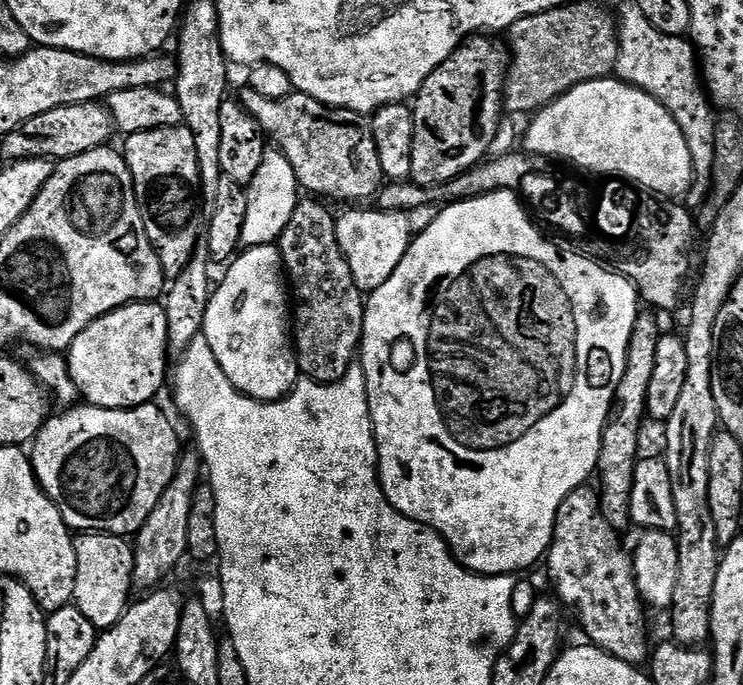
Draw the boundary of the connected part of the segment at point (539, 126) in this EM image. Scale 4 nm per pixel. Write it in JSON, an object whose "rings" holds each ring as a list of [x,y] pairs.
{"rings":[[[605,78],[574,86],[565,96],[541,108],[531,120],[528,133],[522,136],[523,147],[531,155],[545,158],[553,156],[556,162],[580,160],[580,164],[605,168],[606,174],[614,174],[621,181],[637,180],[642,187],[648,188],[644,190],[665,198],[683,197],[692,185],[690,148],[686,146],[686,138],[682,138],[682,130],[678,130],[678,122],[670,118],[662,102],[621,80]]]}

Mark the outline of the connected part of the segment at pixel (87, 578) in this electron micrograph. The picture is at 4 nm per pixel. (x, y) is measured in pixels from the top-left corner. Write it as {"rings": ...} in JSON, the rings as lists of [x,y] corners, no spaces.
{"rings":[[[89,532],[75,541],[76,577],[72,599],[78,610],[94,622],[98,630],[113,628],[130,606],[128,595],[134,592],[132,582],[133,545],[123,536]]]}

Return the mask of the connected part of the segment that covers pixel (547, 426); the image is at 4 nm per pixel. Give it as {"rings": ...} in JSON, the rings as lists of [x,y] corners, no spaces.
{"rings":[[[505,190],[505,191],[503,191],[503,192],[487,192],[487,194],[486,194],[486,195],[484,195],[484,196],[473,196],[473,197],[471,197],[471,198],[469,198],[469,199],[467,199],[467,200],[457,200],[457,201],[455,201],[455,202],[452,202],[452,203],[449,203],[449,205],[450,205],[450,206],[449,206],[449,208],[446,208],[446,206],[444,206],[444,207],[441,207],[441,208],[440,208],[440,213],[439,213],[439,214],[438,214],[438,218],[434,218],[434,222],[430,222],[430,226],[426,226],[426,230],[422,230],[422,231],[421,231],[421,232],[418,232],[418,233],[415,233],[415,235],[413,235],[413,237],[412,237],[412,244],[411,244],[411,245],[410,245],[410,247],[408,247],[408,249],[407,249],[407,250],[406,250],[406,254],[405,254],[405,255],[404,255],[404,257],[403,257],[403,258],[402,258],[402,262],[398,262],[398,270],[394,270],[394,274],[390,274],[390,278],[386,278],[386,282],[385,282],[385,283],[384,283],[384,284],[383,284],[383,285],[382,285],[382,286],[378,286],[378,290],[374,290],[374,291],[373,291],[373,292],[372,292],[372,293],[371,293],[371,294],[370,294],[370,295],[369,295],[369,296],[368,296],[368,297],[367,297],[367,300],[366,300],[366,307],[365,307],[365,309],[364,309],[364,339],[363,339],[363,341],[362,341],[362,343],[361,343],[361,345],[360,345],[360,351],[359,351],[359,353],[358,353],[358,364],[359,364],[359,367],[361,367],[361,368],[363,368],[363,370],[364,370],[364,380],[365,380],[365,382],[366,382],[366,390],[367,390],[367,391],[368,391],[368,405],[369,405],[369,406],[370,406],[370,414],[371,414],[371,415],[372,415],[372,429],[373,429],[373,430],[374,430],[374,434],[375,434],[375,435],[376,435],[376,463],[377,463],[377,465],[378,465],[378,467],[379,467],[379,469],[380,469],[380,485],[381,485],[381,486],[383,486],[383,487],[384,487],[384,496],[385,496],[385,497],[386,497],[386,499],[387,499],[387,500],[388,500],[388,501],[389,501],[389,502],[390,502],[390,503],[392,503],[392,504],[393,504],[393,506],[395,506],[395,508],[396,508],[396,509],[397,509],[397,510],[399,510],[399,511],[400,511],[400,513],[402,513],[402,514],[403,514],[403,515],[404,515],[404,516],[405,516],[405,517],[406,517],[406,518],[410,518],[410,519],[411,519],[411,520],[413,520],[413,521],[414,521],[414,522],[418,522],[418,523],[419,523],[419,524],[424,524],[424,525],[426,525],[426,526],[427,526],[427,528],[433,528],[433,530],[434,530],[434,531],[435,531],[435,532],[436,532],[436,533],[438,533],[438,534],[439,534],[439,536],[440,536],[440,537],[441,537],[441,538],[442,538],[442,539],[444,539],[444,541],[446,541],[446,543],[448,543],[448,549],[449,549],[449,550],[450,550],[450,551],[451,551],[451,552],[452,552],[452,554],[453,554],[453,556],[455,556],[455,558],[456,558],[456,561],[457,561],[457,562],[459,562],[459,563],[460,563],[460,565],[462,565],[462,566],[463,566],[463,567],[464,567],[464,568],[468,568],[468,569],[470,569],[470,571],[472,571],[472,572],[477,572],[477,573],[478,573],[478,575],[480,575],[480,576],[511,576],[511,575],[513,575],[513,574],[520,574],[520,573],[523,573],[523,572],[520,572],[520,571],[522,571],[522,570],[523,570],[523,568],[532,568],[532,567],[534,567],[534,566],[535,566],[535,564],[536,564],[536,563],[538,563],[538,562],[539,562],[539,560],[540,560],[540,563],[541,563],[541,561],[543,561],[543,560],[544,560],[544,559],[545,559],[545,556],[546,556],[546,553],[547,553],[547,550],[548,550],[548,547],[549,547],[549,546],[550,546],[550,542],[551,542],[551,541],[552,541],[552,535],[553,535],[553,534],[554,534],[554,522],[555,522],[555,521],[556,521],[556,515],[557,515],[557,514],[558,514],[558,506],[562,506],[562,502],[566,502],[566,498],[567,498],[567,497],[568,497],[568,495],[569,495],[569,494],[571,494],[571,493],[572,493],[572,492],[573,492],[573,491],[574,491],[574,490],[578,490],[578,489],[579,489],[579,488],[582,488],[582,487],[585,487],[585,485],[587,485],[587,484],[588,484],[588,483],[589,483],[589,481],[591,481],[591,480],[588,480],[588,479],[590,479],[590,478],[591,478],[591,476],[592,476],[592,479],[593,479],[593,476],[594,476],[594,473],[595,473],[595,472],[596,472],[596,471],[597,471],[597,468],[598,468],[598,465],[599,465],[599,463],[600,463],[600,447],[601,447],[601,446],[602,446],[602,434],[603,434],[603,433],[604,433],[604,427],[605,427],[605,426],[606,426],[606,425],[607,425],[607,424],[608,424],[608,413],[609,413],[609,412],[611,412],[611,410],[612,410],[612,401],[613,401],[613,400],[615,400],[615,398],[616,398],[616,391],[617,391],[617,390],[618,390],[618,386],[619,386],[619,385],[620,385],[620,383],[621,383],[621,382],[622,382],[622,374],[626,374],[626,370],[627,370],[627,369],[628,369],[628,347],[629,347],[629,346],[630,346],[630,334],[634,334],[634,322],[635,322],[635,321],[636,321],[636,320],[637,320],[637,319],[638,319],[638,317],[640,317],[640,314],[641,314],[641,311],[642,311],[642,296],[641,296],[641,293],[640,293],[640,292],[639,292],[639,291],[638,291],[638,292],[637,292],[637,293],[636,293],[636,288],[635,288],[635,286],[634,286],[634,285],[632,285],[632,284],[631,284],[631,282],[630,282],[630,281],[628,281],[628,280],[627,280],[627,278],[626,278],[626,277],[624,277],[624,276],[623,276],[623,275],[624,275],[624,274],[625,274],[625,273],[624,273],[624,272],[623,272],[623,271],[620,271],[620,270],[613,270],[613,269],[612,269],[612,268],[611,268],[611,267],[608,267],[608,266],[605,266],[605,265],[603,265],[603,264],[601,264],[601,263],[600,263],[600,261],[599,261],[599,260],[597,260],[597,259],[595,259],[595,258],[593,258],[593,257],[592,257],[592,256],[591,256],[591,255],[588,255],[588,256],[589,256],[589,257],[588,257],[588,256],[583,256],[583,255],[584,255],[584,254],[585,254],[585,253],[584,253],[584,252],[583,252],[583,251],[580,251],[580,250],[562,250],[562,249],[561,249],[561,248],[560,248],[560,245],[559,245],[559,244],[555,244],[555,243],[554,243],[554,242],[545,242],[545,241],[544,241],[544,240],[540,240],[540,236],[536,236],[536,228],[532,228],[532,223],[531,223],[531,222],[530,222],[530,218],[529,218],[529,217],[528,217],[528,210],[527,210],[527,207],[525,207],[525,205],[524,205],[524,204],[523,204],[523,203],[522,203],[522,200],[521,200],[521,197],[520,197],[520,196],[519,196],[519,195],[517,195],[517,193],[516,193],[516,192],[515,192],[515,191],[512,191],[512,190]]]}

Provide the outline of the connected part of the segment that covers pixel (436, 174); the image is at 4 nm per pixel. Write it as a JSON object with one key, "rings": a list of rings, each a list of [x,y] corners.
{"rings":[[[477,34],[465,40],[457,52],[453,52],[449,60],[442,62],[442,66],[438,66],[438,70],[434,70],[434,74],[430,74],[430,78],[426,78],[426,82],[422,82],[422,86],[416,91],[414,103],[411,105],[412,117],[414,118],[414,154],[410,158],[411,183],[418,184],[422,188],[439,189],[441,186],[450,183],[454,178],[461,176],[462,173],[469,172],[475,164],[481,163],[491,153],[494,134],[498,134],[498,126],[506,112],[504,83],[508,80],[508,66],[510,63],[509,49],[503,43],[500,45],[496,40],[499,39],[489,38],[484,34]]]}

